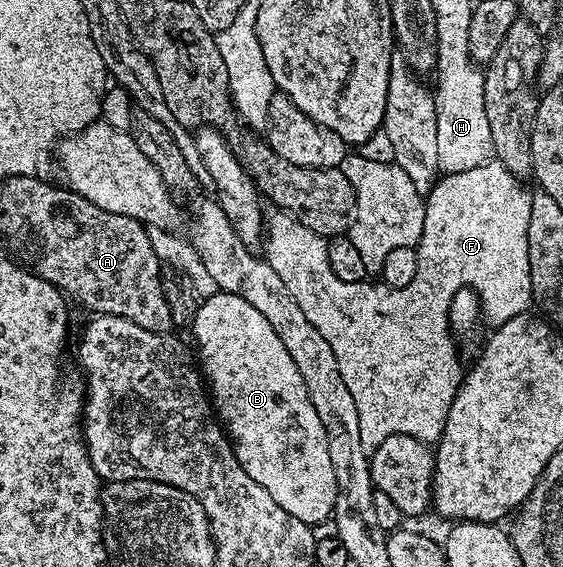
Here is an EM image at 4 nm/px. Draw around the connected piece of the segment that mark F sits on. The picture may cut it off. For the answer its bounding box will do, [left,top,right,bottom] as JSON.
[265,160,532,452]

